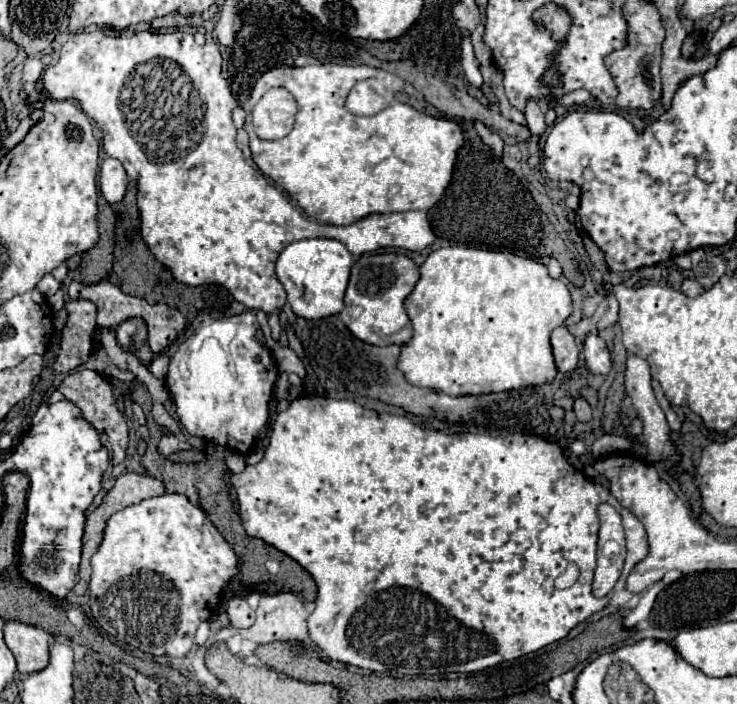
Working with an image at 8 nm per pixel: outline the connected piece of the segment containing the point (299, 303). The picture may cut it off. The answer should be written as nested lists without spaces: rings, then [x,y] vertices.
[[[302,239],[290,243],[276,261],[276,277],[288,293],[292,311],[304,319],[318,319],[340,313],[348,287],[354,257],[336,239]]]

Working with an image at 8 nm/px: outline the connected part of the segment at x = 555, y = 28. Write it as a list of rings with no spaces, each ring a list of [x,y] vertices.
[[[544,5],[534,13],[534,19],[546,25],[556,41],[564,41],[570,27],[570,15],[564,9],[560,9],[558,5]]]

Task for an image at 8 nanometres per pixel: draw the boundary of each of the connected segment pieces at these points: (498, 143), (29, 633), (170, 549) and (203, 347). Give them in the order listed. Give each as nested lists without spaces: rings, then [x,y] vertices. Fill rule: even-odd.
[[[474,121],[474,129],[476,129],[476,133],[482,137],[482,141],[492,149],[492,153],[496,153],[496,155],[502,153],[504,141],[502,141],[502,137],[500,137],[498,133],[490,131],[482,121]]]
[[[6,621],[4,641],[14,653],[20,673],[34,673],[48,665],[48,633],[20,621]]]
[[[160,495],[160,497],[152,497],[152,499],[144,499],[136,505],[130,505],[118,513],[114,513],[108,523],[106,523],[106,529],[104,529],[104,539],[98,547],[98,551],[92,555],[90,559],[92,563],[92,575],[90,575],[90,583],[88,583],[88,591],[90,591],[90,609],[92,609],[92,617],[96,619],[96,623],[110,635],[114,637],[118,643],[122,645],[128,645],[132,649],[140,649],[140,651],[146,651],[154,657],[160,657],[160,655],[170,655],[170,657],[184,657],[192,643],[194,643],[194,635],[196,635],[196,629],[200,625],[202,619],[210,619],[218,605],[220,605],[220,591],[224,589],[224,585],[236,575],[236,567],[238,567],[238,557],[236,553],[232,551],[232,547],[224,541],[224,537],[218,533],[218,529],[208,521],[208,517],[204,515],[204,511],[196,505],[192,505],[184,495]]]
[[[244,311],[234,317],[205,319],[180,349],[170,357],[170,369],[166,375],[168,391],[176,403],[176,413],[180,423],[190,435],[198,435],[222,447],[246,453],[254,437],[264,429],[268,421],[268,401],[272,397],[272,387],[278,375],[276,363],[269,350],[256,341],[258,321],[255,311]]]

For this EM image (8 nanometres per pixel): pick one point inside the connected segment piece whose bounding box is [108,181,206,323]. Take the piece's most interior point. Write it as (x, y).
(136, 272)

